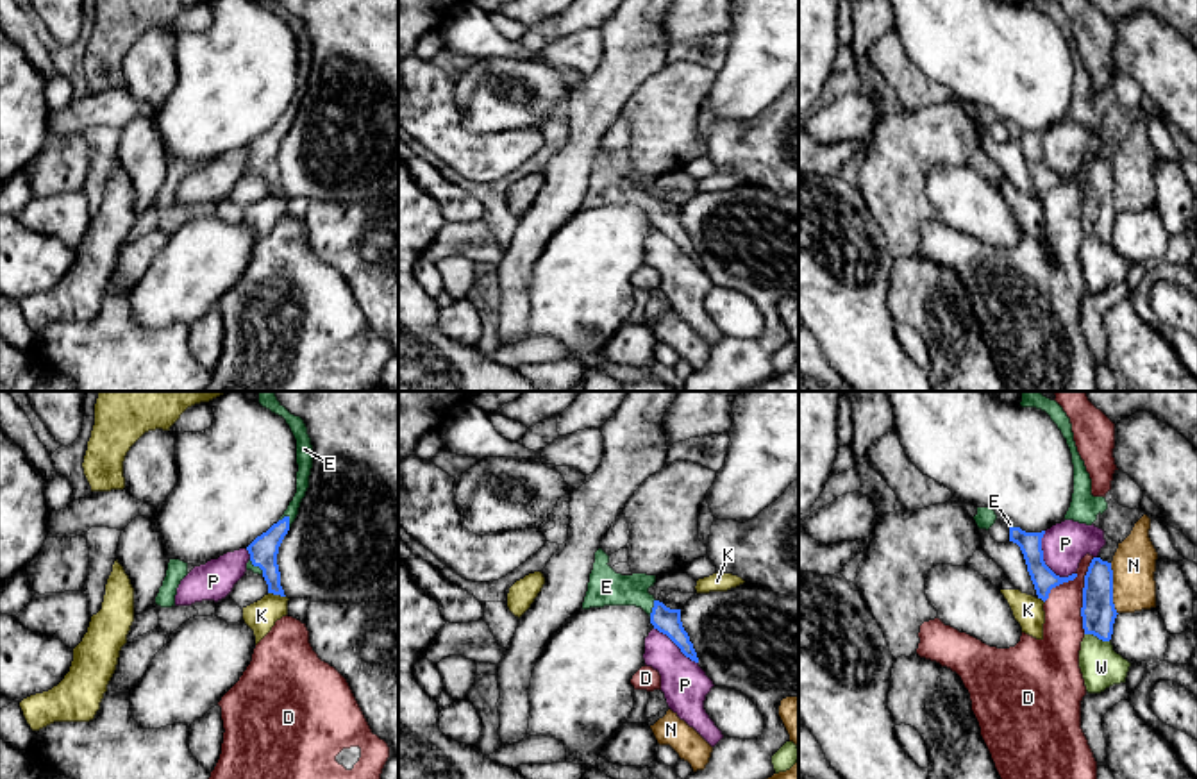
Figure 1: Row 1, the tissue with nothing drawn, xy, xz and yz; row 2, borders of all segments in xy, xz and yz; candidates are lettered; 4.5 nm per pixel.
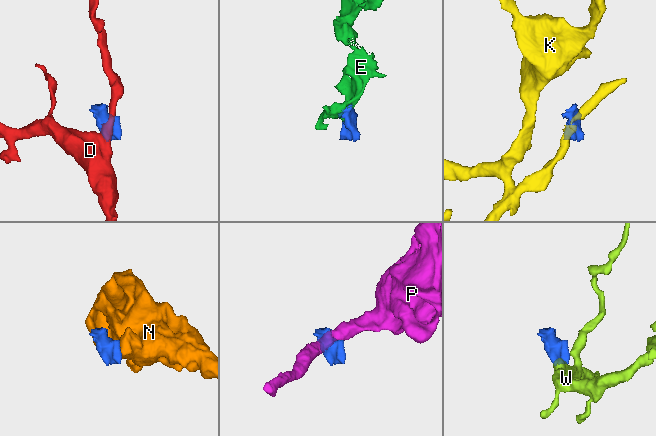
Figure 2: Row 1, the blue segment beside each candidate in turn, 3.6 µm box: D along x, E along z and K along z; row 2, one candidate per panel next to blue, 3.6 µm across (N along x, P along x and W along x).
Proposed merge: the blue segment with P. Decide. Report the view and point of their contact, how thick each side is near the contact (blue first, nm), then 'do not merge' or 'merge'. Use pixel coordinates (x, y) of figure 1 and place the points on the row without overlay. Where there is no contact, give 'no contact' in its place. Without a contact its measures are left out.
yz (1044, 161) | 110/200 nm | do not merge

